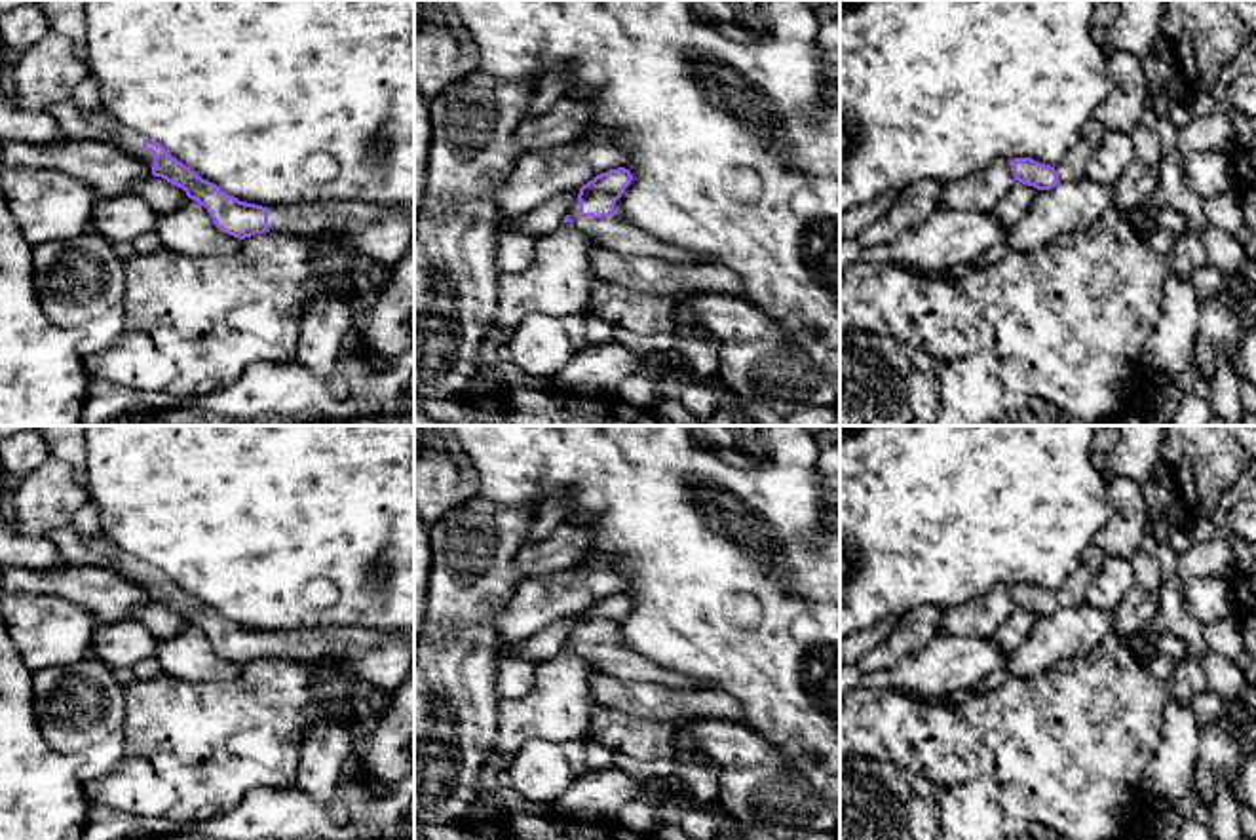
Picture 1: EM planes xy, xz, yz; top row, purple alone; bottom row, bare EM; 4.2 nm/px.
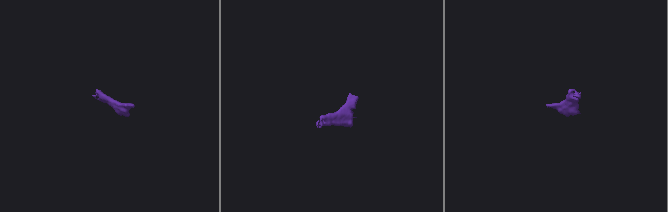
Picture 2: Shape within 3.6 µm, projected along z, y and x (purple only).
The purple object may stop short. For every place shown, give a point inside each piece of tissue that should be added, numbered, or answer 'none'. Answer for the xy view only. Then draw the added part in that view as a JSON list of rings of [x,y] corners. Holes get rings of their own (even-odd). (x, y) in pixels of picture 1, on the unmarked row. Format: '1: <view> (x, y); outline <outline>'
1: xy (97, 550); outline [[[63,526],[46,536],[67,563],[110,568],[143,585],[152,597],[154,582],[143,576],[144,563],[124,553],[105,534],[82,536],[72,526]]]
2: xy (382, 660); outline [[[314,627],[268,635],[268,656],[325,663],[336,659],[369,688],[393,694],[414,663],[414,629]]]

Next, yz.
1: yz (1072, 591); outline [[[1093,544],[1083,555],[1081,566],[1055,591],[1058,608],[1077,608],[1085,604],[1085,589],[1089,582],[1100,572],[1104,553]]]

